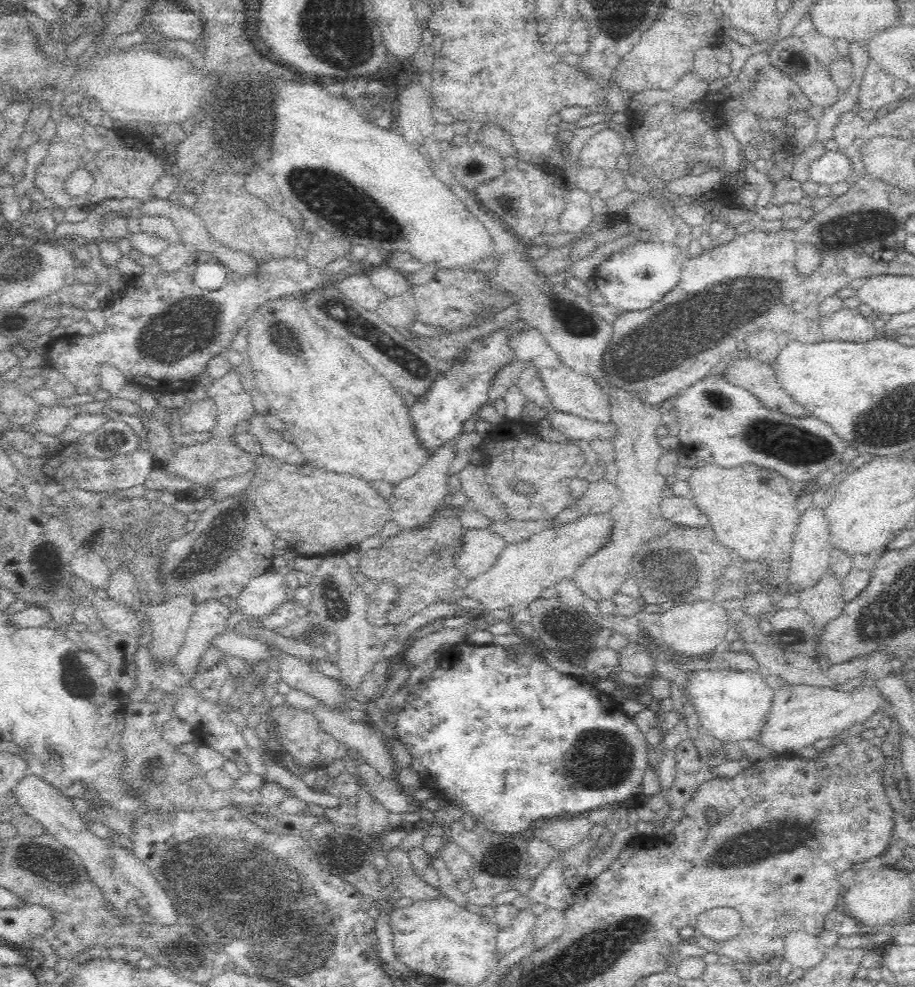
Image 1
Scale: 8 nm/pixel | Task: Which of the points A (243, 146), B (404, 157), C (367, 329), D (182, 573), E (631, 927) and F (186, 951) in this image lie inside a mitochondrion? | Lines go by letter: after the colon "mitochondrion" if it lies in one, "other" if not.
A: mitochondrion
B: other
C: other
D: other
E: mitochondrion
F: mitochondrion

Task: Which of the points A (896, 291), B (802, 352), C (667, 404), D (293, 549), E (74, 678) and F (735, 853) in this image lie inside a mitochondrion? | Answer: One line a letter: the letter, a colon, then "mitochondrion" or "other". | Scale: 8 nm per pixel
A: other
B: other
C: other
D: other
E: mitochondrion
F: mitochondrion

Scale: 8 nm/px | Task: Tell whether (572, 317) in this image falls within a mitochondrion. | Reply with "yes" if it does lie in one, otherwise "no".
yes

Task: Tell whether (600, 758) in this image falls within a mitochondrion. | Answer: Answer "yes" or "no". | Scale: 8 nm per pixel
yes

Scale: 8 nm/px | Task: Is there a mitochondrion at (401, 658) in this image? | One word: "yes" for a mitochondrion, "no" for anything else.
no

